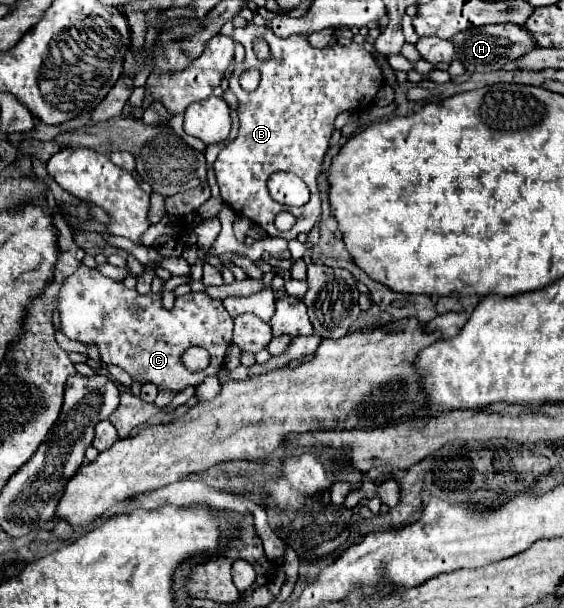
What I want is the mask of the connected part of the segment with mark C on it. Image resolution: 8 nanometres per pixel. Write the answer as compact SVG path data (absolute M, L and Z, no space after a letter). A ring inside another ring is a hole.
M81 265L61 287L57 311L61 313L61 331L75 341L95 345L99 349L99 355L105 365L119 365L125 369L135 381L141 385L153 383L159 391L183 391L185 387L197 387L205 377L215 375L223 369L227 347L231 345L231 333L233 333L233 317L223 307L223 301L211 299L207 293L187 293L183 297L175 299L175 307L167 311L161 303L161 293L149 291L147 295L139 295L135 289L127 289L121 281L113 281L99 271L93 271L85 265ZM189 347L205 347L211 355L211 363L203 371L187 371L181 363L181 355Z

